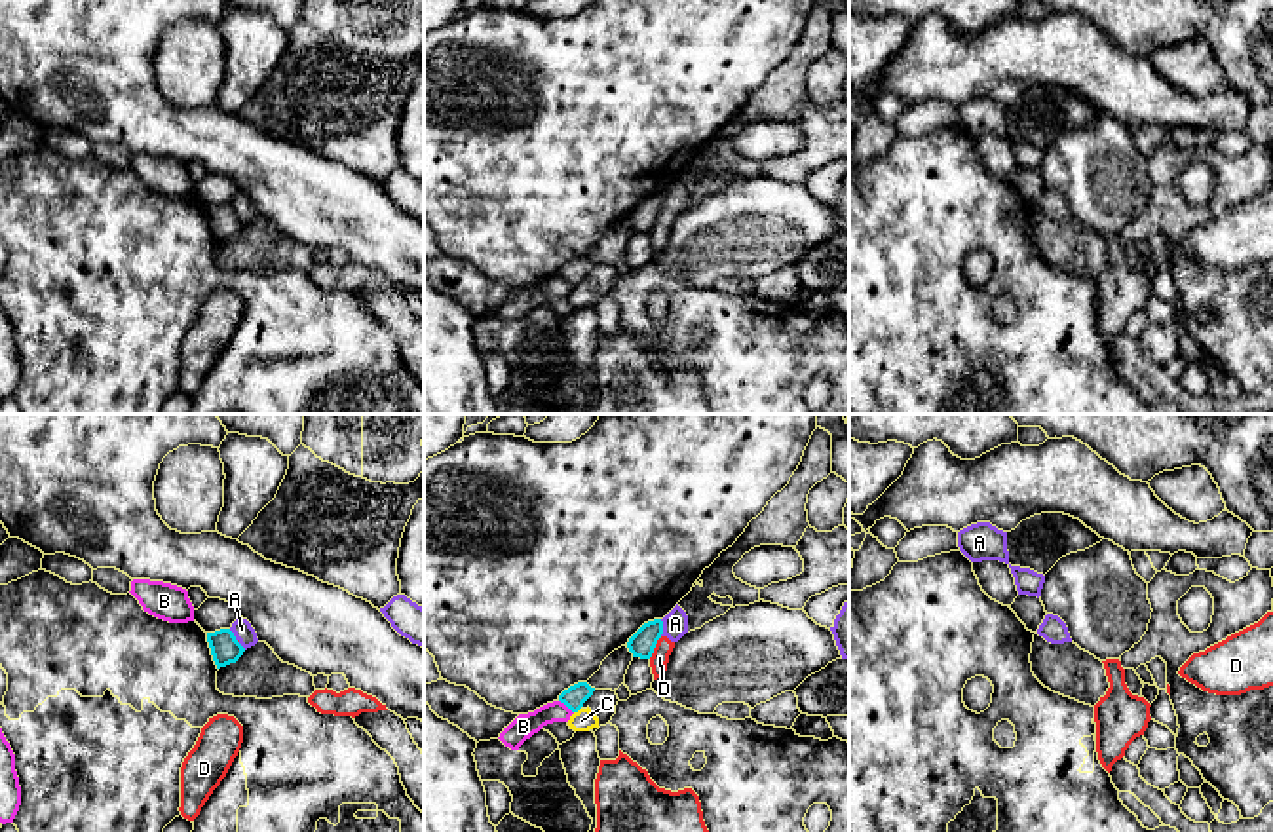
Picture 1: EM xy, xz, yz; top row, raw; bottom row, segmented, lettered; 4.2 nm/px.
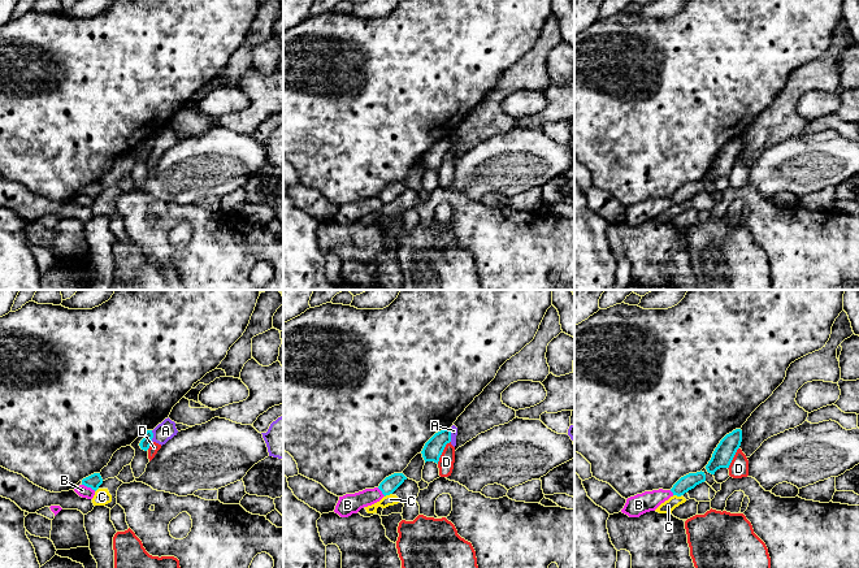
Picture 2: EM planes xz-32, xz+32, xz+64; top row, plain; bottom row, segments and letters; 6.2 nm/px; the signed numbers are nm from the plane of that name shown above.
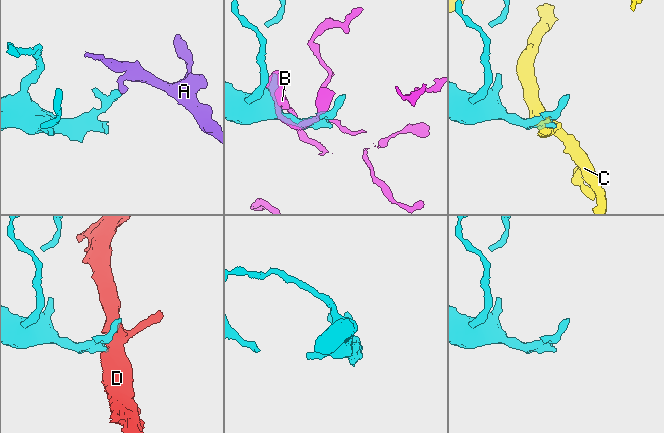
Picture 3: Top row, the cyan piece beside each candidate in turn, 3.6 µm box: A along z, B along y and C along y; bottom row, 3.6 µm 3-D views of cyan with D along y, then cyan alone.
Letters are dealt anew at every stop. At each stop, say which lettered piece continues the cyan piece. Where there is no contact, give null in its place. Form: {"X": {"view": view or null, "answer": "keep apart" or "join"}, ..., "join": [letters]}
{"A": {"view": "xy", "answer": "keep apart"}, "B": {"view": "xz", "answer": "keep apart"}, "C": {"view": "xz", "answer": "keep apart"}, "D": {"view": "xz", "answer": "keep apart"}, "join": []}

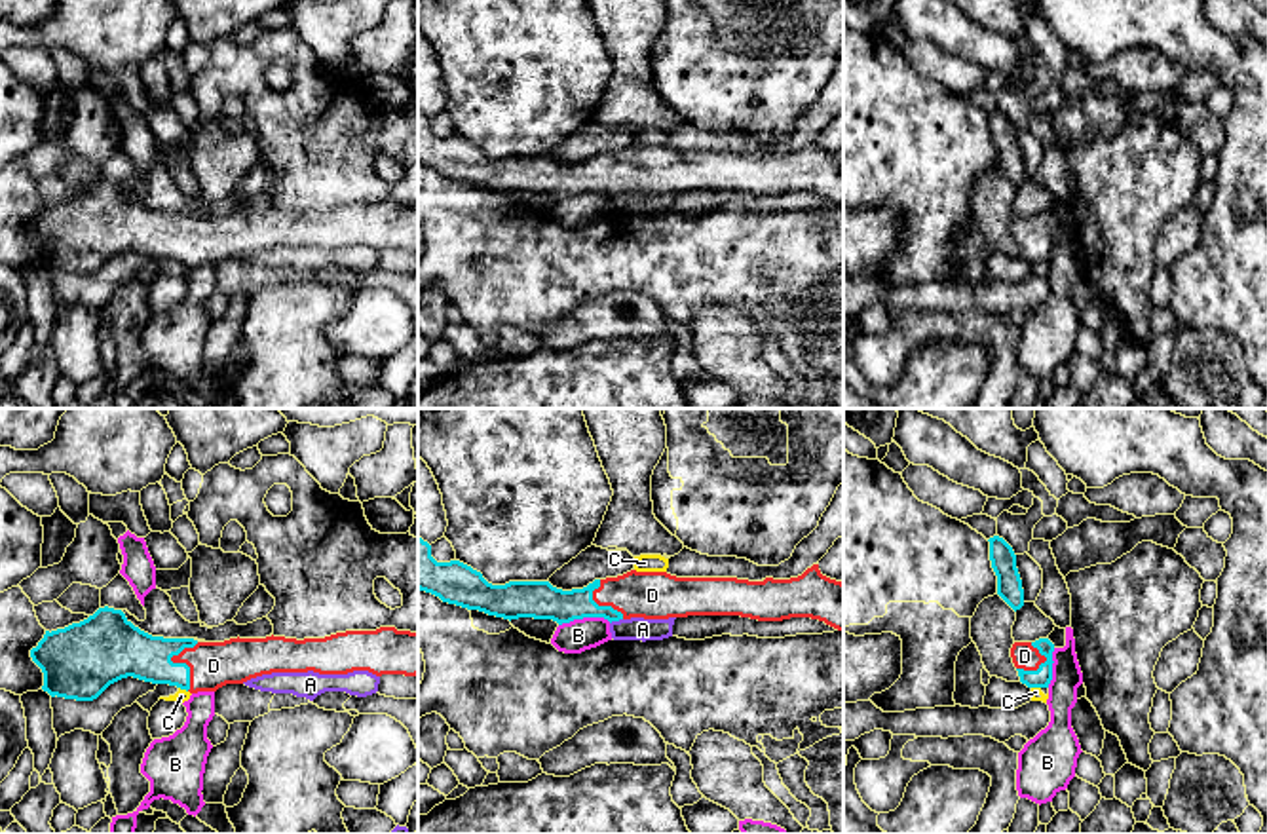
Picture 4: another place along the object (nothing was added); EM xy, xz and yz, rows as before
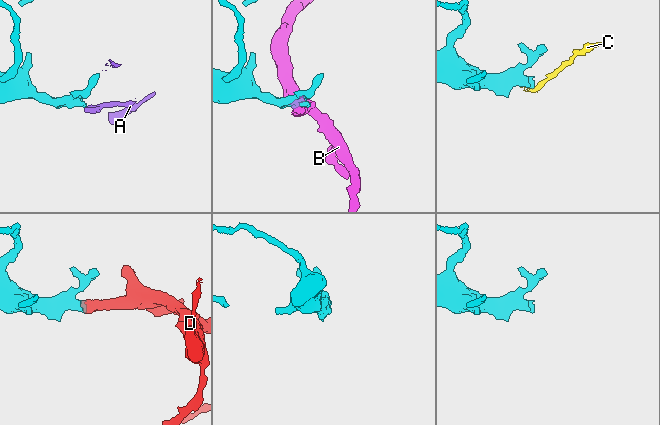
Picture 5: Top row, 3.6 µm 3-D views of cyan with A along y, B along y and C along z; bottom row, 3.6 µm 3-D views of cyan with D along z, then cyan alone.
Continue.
{"A": {"view": "xz", "answer": "keep apart"}, "B": {"view": "xz", "answer": "keep apart"}, "C": {"view": "xy", "answer": "keep apart"}, "D": {"view": "xy", "answer": "join"}, "join": ["D"]}

